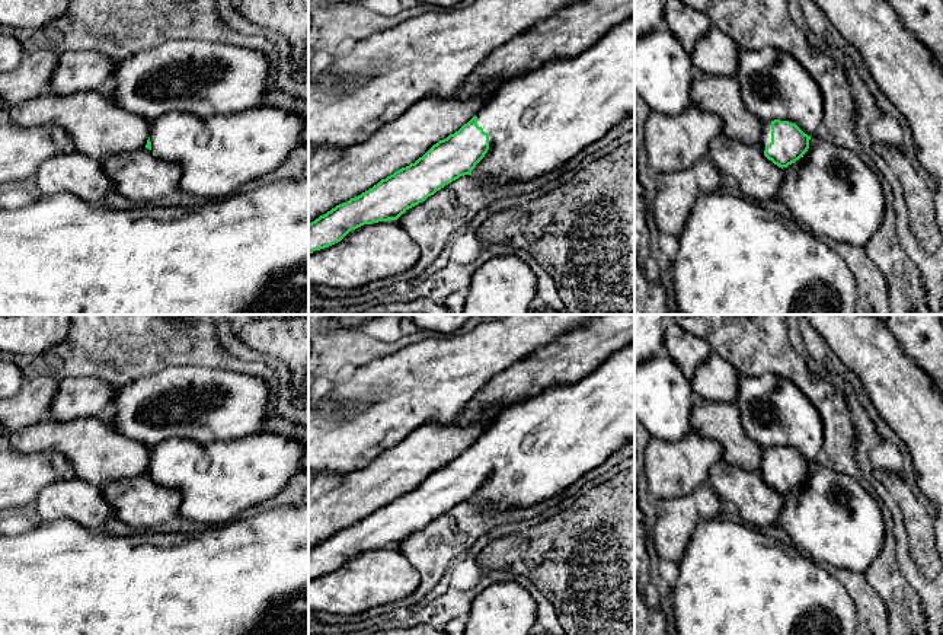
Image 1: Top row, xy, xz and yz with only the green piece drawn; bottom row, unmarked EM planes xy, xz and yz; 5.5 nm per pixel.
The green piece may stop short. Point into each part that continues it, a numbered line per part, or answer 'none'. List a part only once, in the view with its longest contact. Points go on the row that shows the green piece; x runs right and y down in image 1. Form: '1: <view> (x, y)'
1: xz (537, 121)

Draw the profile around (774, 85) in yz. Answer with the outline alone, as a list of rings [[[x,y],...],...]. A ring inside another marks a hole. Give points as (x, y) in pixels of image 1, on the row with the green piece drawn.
[[[764,45],[741,50],[735,80],[745,109],[760,121],[789,121],[813,137],[824,100],[813,77],[789,52]]]

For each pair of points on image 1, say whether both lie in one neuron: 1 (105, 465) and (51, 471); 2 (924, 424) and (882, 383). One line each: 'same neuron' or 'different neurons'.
1: different neurons
2: same neuron

